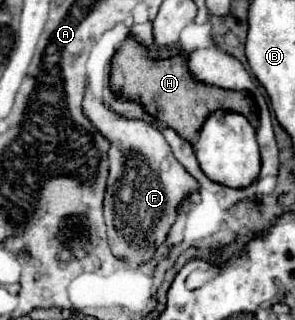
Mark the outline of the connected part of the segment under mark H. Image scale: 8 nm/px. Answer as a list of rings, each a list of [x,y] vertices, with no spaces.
[[[127,35],[123,45],[117,49],[113,57],[111,67],[111,87],[113,91],[119,91],[123,97],[143,103],[147,113],[157,117],[163,125],[175,129],[183,139],[195,141],[203,121],[209,117],[209,113],[217,109],[235,111],[249,119],[253,127],[259,125],[255,99],[247,91],[223,91],[221,87],[211,87],[205,83],[199,83],[193,79],[187,57],[175,55],[173,59],[151,59],[147,53],[147,47],[143,47],[133,35]]]

